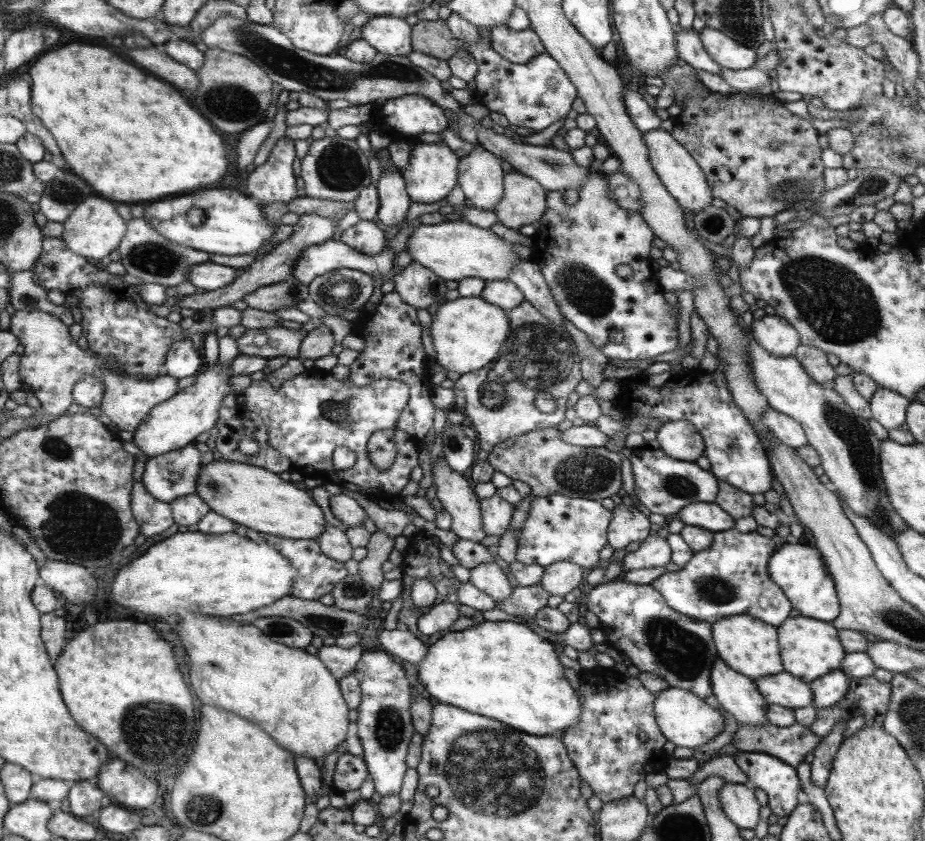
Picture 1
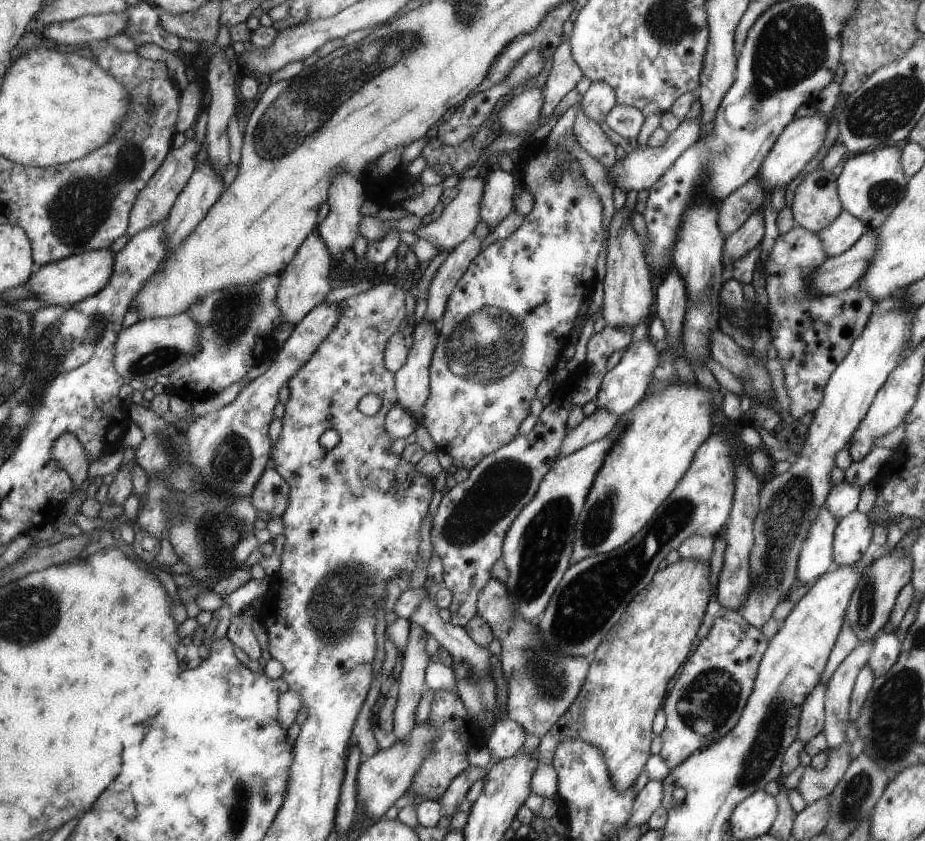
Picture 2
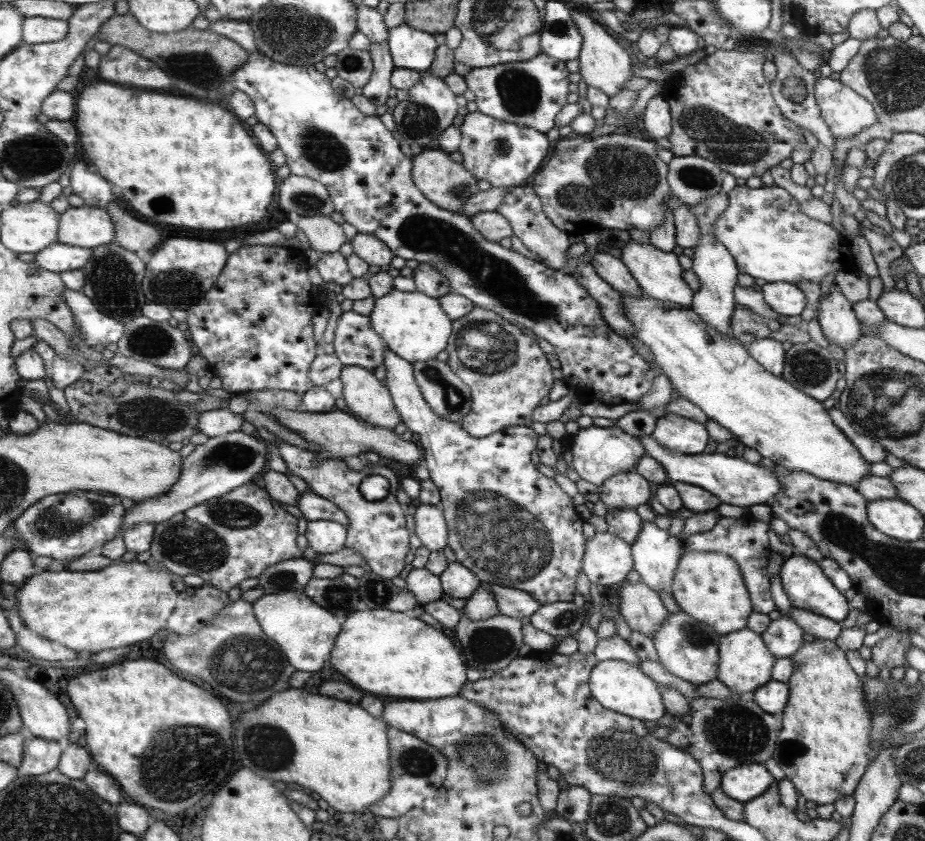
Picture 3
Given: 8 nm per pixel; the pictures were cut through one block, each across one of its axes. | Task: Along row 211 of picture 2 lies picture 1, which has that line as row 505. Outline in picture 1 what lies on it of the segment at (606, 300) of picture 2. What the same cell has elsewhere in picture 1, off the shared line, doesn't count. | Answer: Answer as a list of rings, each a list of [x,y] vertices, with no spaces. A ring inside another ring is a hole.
[[[615,505],[608,524],[608,542],[613,550],[636,546],[651,534],[649,520],[635,506]]]

